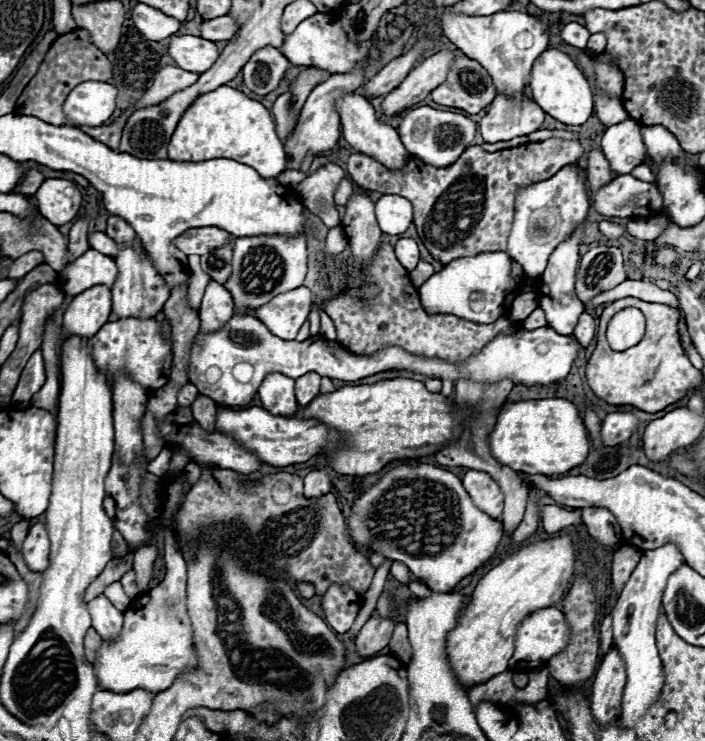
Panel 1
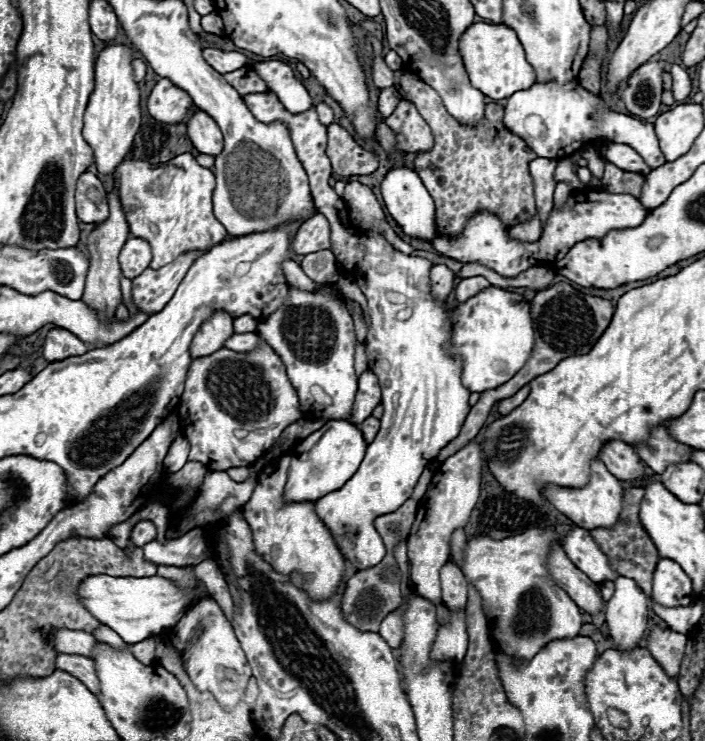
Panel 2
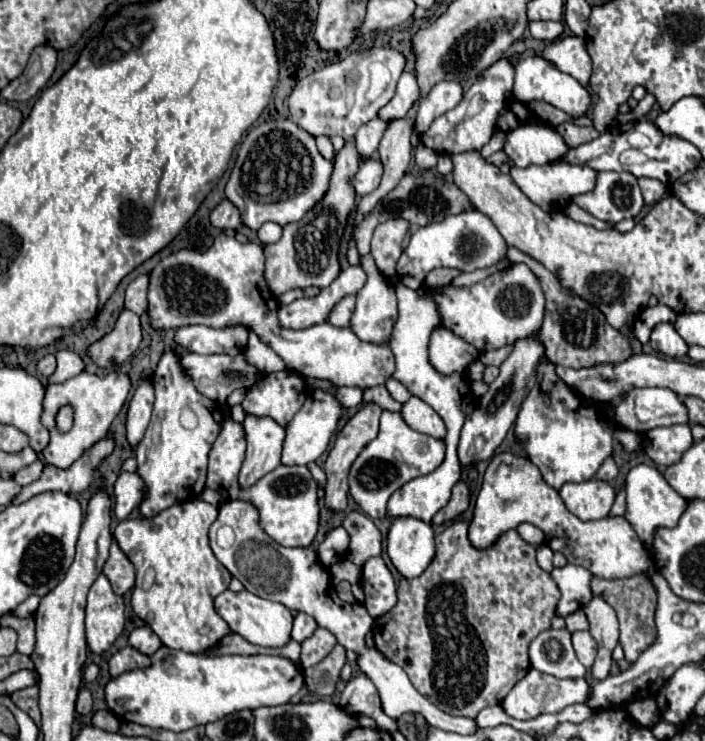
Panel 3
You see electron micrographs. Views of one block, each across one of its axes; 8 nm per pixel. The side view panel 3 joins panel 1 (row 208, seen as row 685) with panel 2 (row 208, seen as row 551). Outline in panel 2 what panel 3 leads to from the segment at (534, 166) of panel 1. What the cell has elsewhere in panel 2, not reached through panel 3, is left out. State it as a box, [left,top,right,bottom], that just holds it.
[394,70,537,236]

